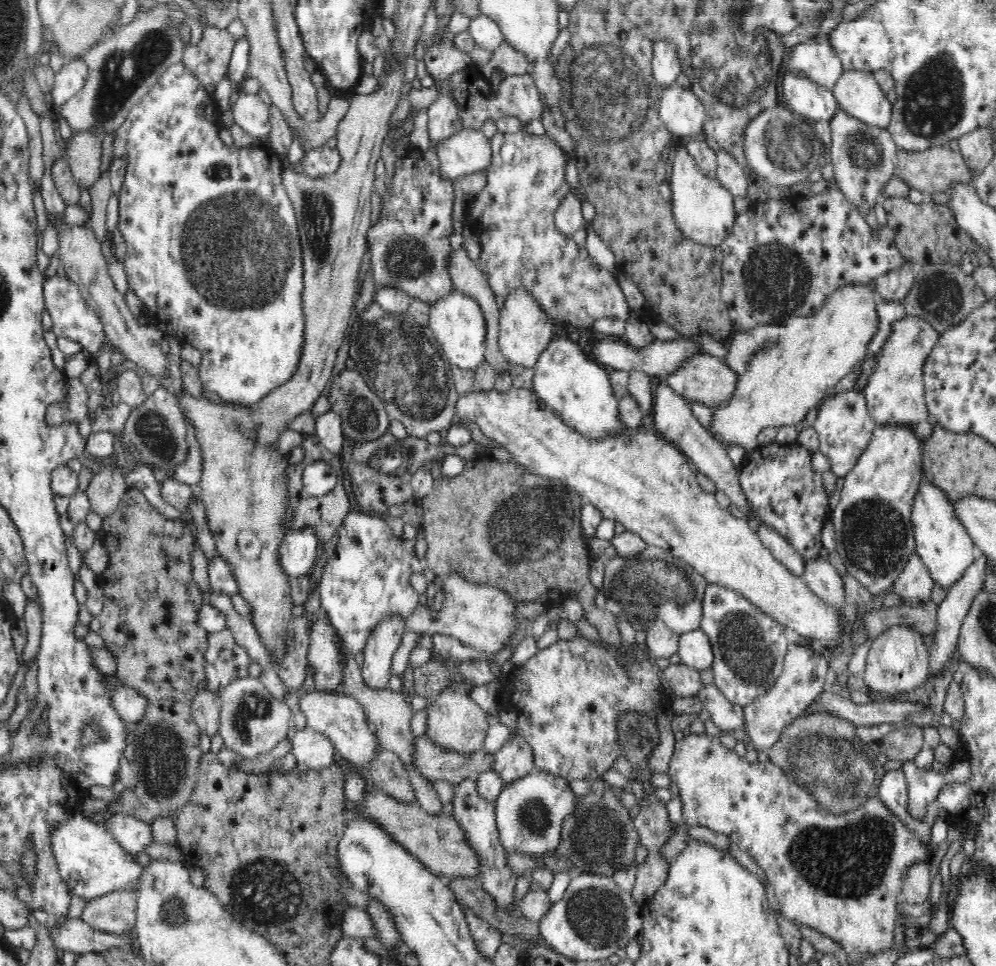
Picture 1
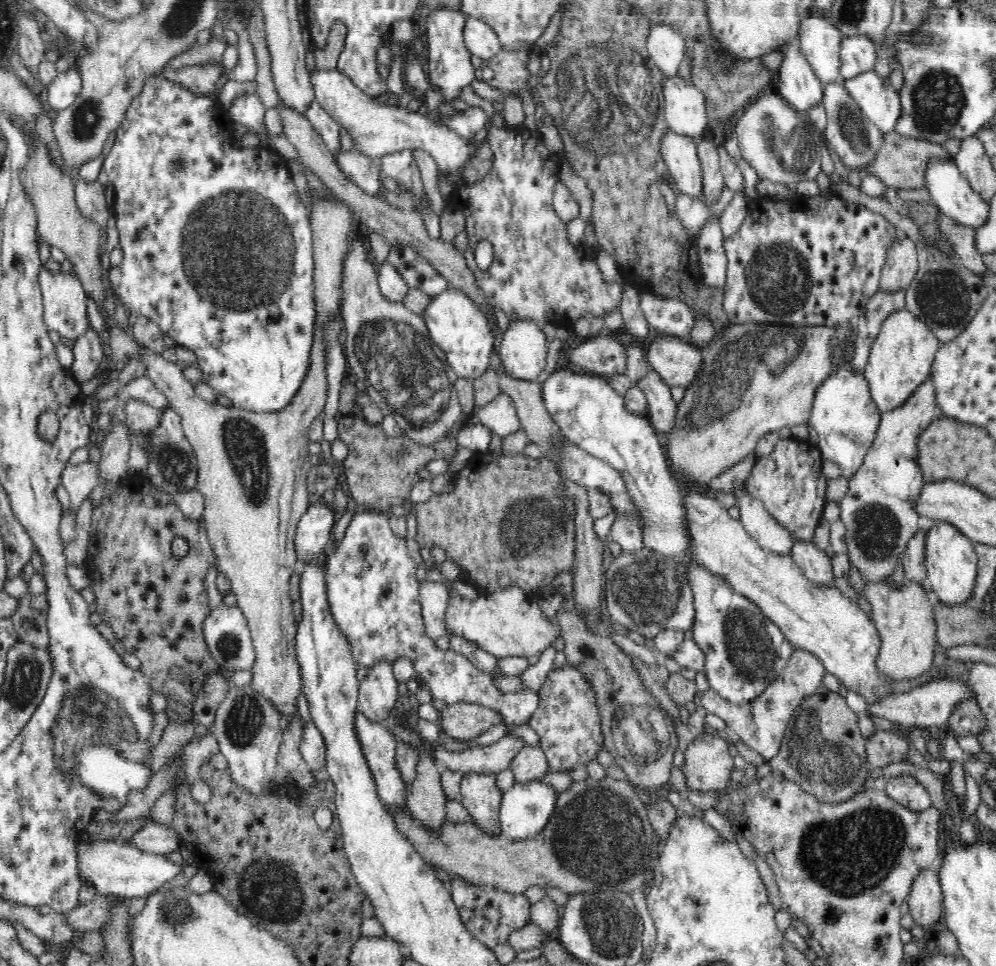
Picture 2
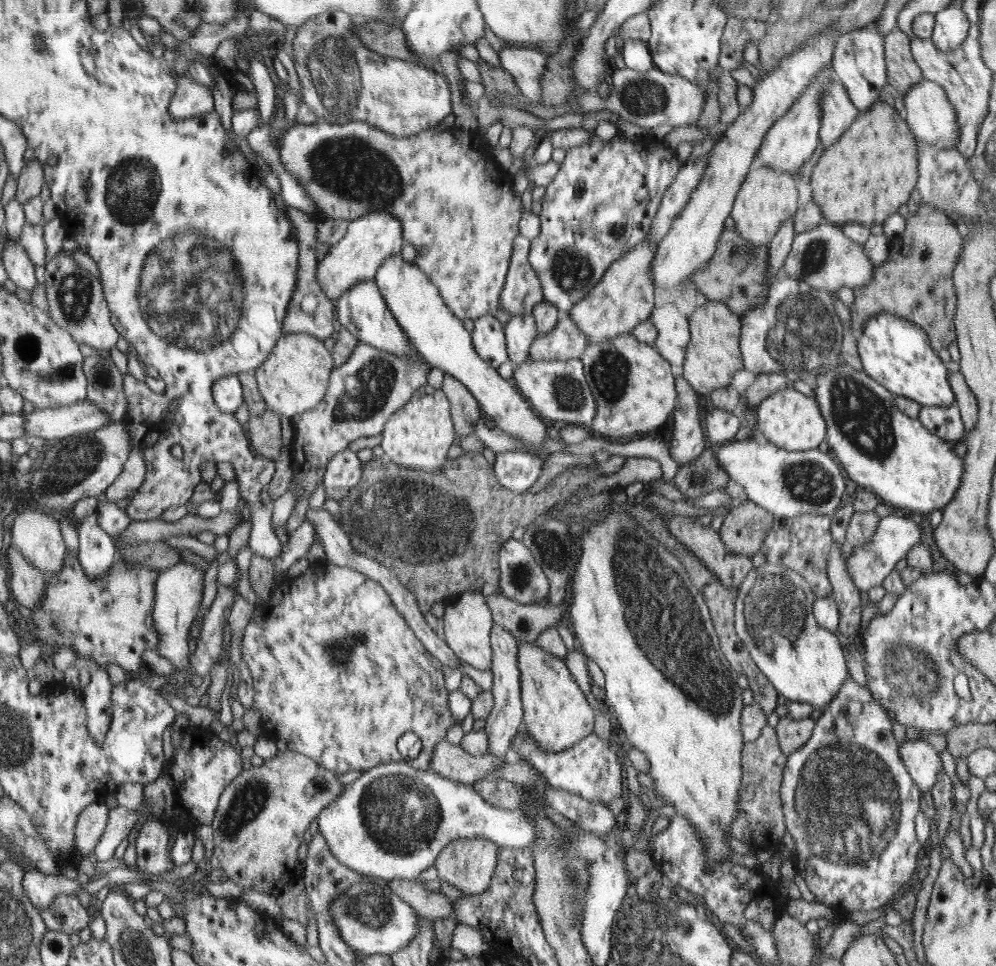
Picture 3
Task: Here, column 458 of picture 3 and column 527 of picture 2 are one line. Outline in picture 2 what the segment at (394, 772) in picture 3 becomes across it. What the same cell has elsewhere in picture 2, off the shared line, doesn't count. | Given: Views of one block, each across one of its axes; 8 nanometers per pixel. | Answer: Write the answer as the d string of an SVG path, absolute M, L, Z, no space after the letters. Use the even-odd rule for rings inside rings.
M542 780L516 781L512 788L503 791L499 805L499 823L503 836L513 841L532 839L544 830L549 822L550 816L554 814L554 807L557 803L557 791L550 784Z

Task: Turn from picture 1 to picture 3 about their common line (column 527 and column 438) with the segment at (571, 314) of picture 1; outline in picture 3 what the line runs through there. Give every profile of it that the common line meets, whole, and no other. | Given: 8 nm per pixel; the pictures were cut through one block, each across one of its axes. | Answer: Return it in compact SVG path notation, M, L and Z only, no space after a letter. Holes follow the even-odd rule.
M318 121L315 125L296 124L281 140L278 146L280 160L286 171L294 175L298 179L298 183L308 191L310 199L316 203L316 210L311 215L311 220L320 222L325 219L344 219L349 222L367 215L372 211L388 211L398 217L398 221L402 223L402 237L404 241L410 242L415 248L417 257L413 261L415 266L419 266L426 273L428 279L439 287L439 292L443 295L448 308L455 313L456 317L462 321L464 318L470 318L475 321L484 315L494 315L500 319L502 324L508 324L508 317L511 314L505 314L501 307L501 298L503 298L504 286L506 286L507 274L510 270L511 257L515 250L515 239L520 234L519 220L525 212L522 205L521 197L516 196L512 190L513 176L500 168L497 163L496 156L493 155L492 147L489 146L488 139L480 136L475 130L447 130L444 132L436 132L435 129L422 131L418 135L410 135L407 137L397 137L392 133L383 132L382 129L375 128L374 125L368 125L364 121L352 121L344 125L336 125L327 123L326 121Z

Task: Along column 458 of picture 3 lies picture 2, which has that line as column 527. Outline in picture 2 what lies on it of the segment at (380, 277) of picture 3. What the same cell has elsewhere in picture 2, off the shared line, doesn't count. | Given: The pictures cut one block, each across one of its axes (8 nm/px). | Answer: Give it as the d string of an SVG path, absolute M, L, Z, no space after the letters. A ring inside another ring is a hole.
M529 317L511 318L499 350L506 374L518 380L536 381L546 366L548 344L536 321Z

